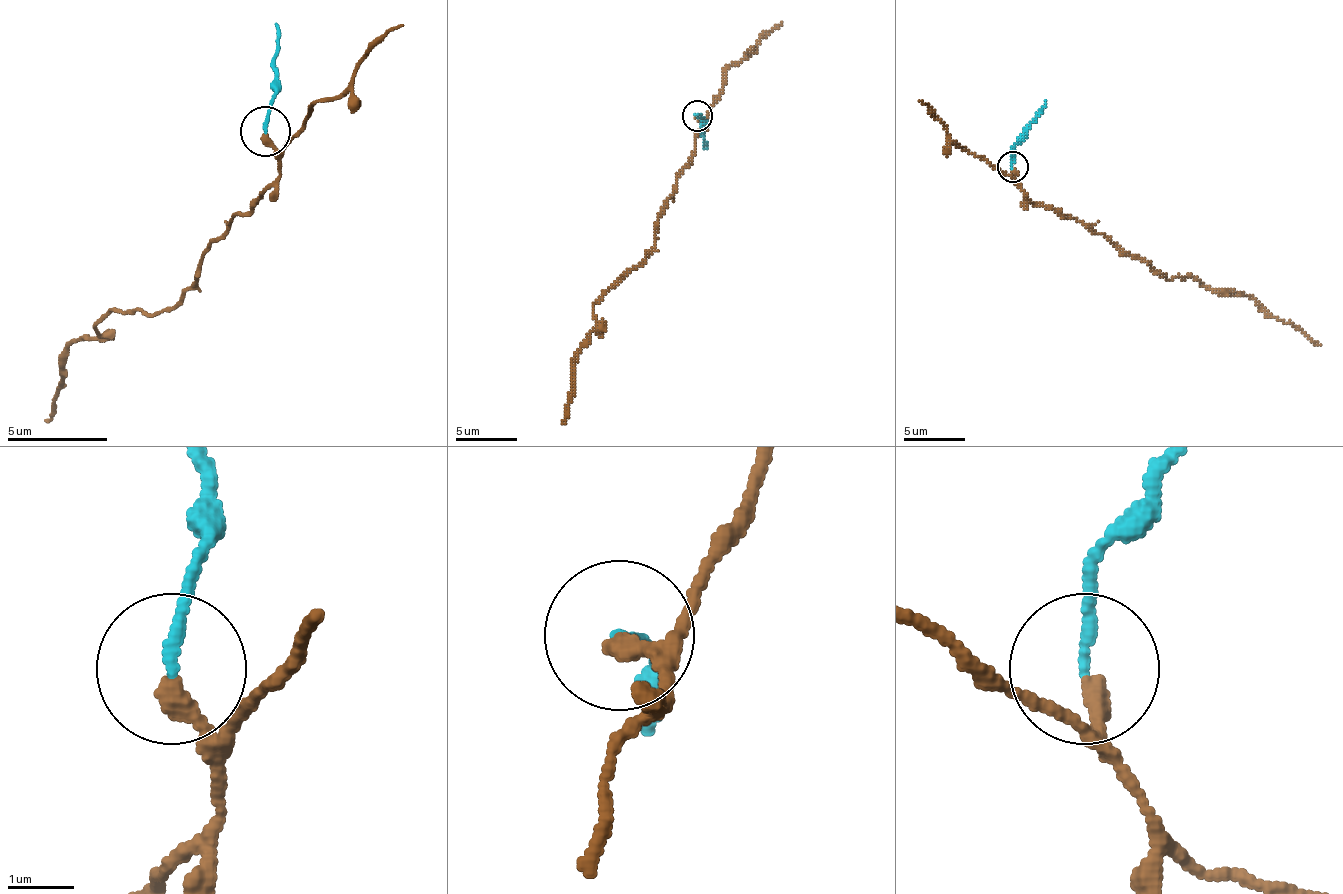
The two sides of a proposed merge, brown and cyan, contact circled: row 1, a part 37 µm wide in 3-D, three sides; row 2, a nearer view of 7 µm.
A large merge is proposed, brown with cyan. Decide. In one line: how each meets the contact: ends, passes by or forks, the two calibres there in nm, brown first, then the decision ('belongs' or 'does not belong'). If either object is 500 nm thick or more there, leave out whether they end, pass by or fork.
brown ends there; cyan ends there; 320 nm thick on the brown side, 170 nm on the other; does not belong

